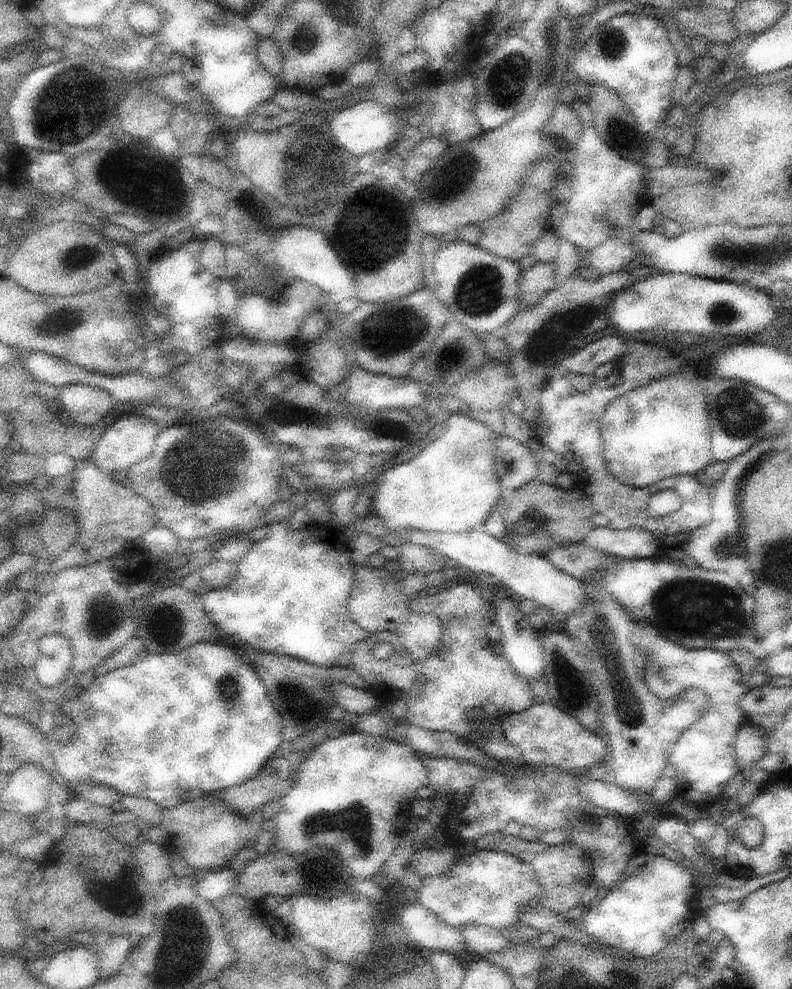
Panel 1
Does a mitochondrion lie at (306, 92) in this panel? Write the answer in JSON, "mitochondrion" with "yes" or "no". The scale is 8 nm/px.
{"mitochondrion":"no"}

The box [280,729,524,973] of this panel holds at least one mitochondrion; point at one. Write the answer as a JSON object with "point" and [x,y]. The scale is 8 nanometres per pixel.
{"point":[355,821]}

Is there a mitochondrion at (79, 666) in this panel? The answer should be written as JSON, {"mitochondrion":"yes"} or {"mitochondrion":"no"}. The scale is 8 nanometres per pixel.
{"mitochondrion":"no"}

